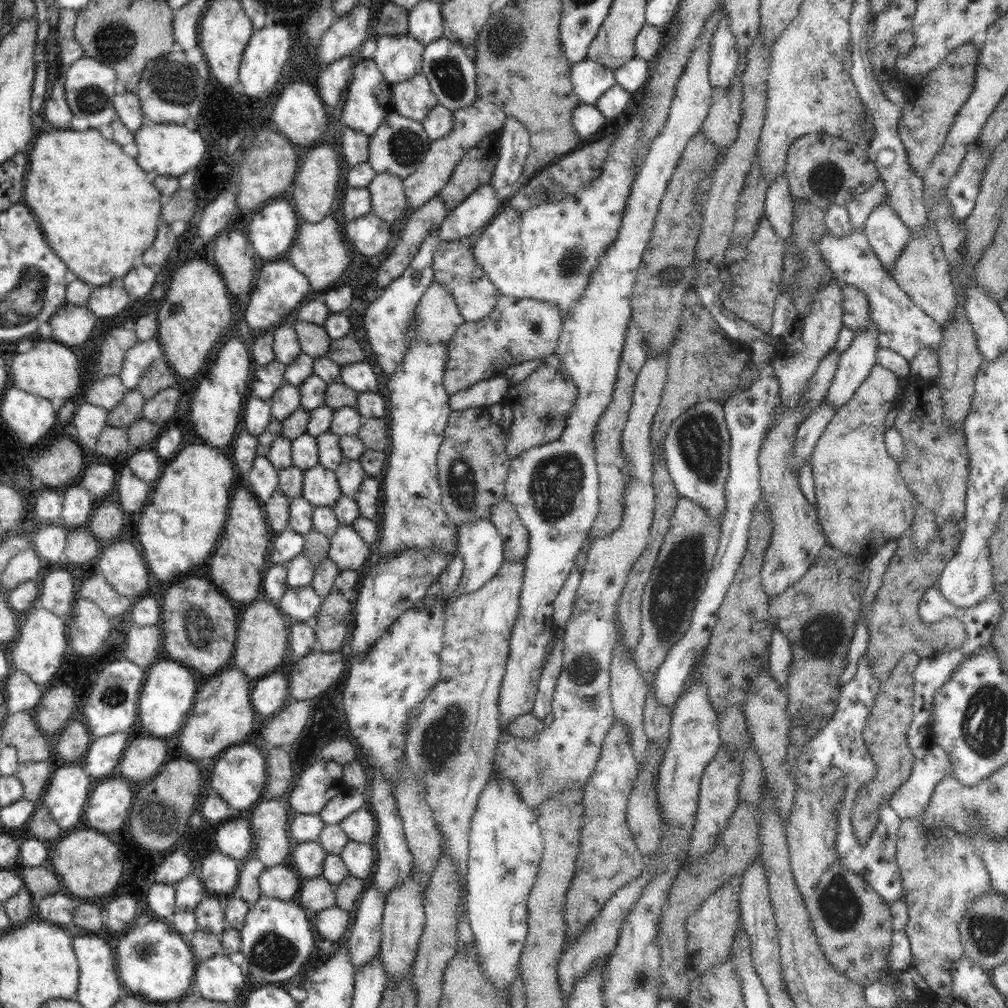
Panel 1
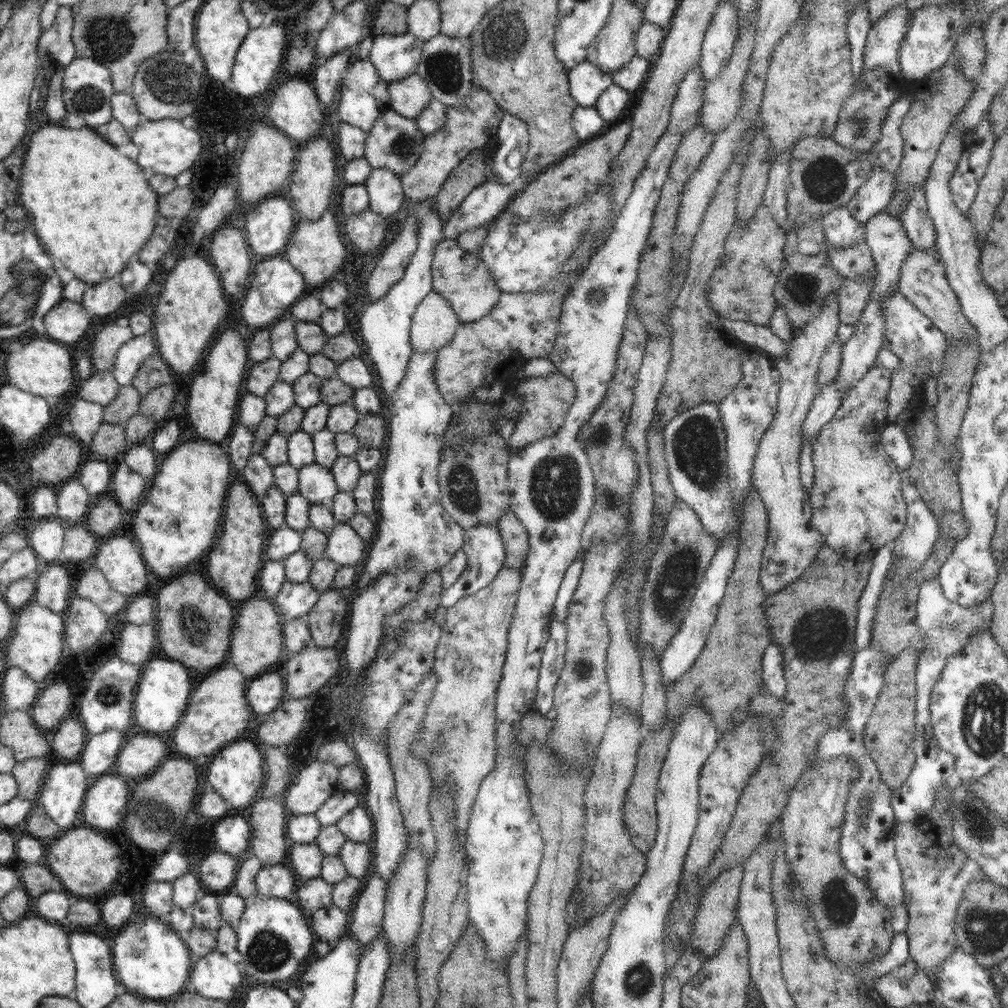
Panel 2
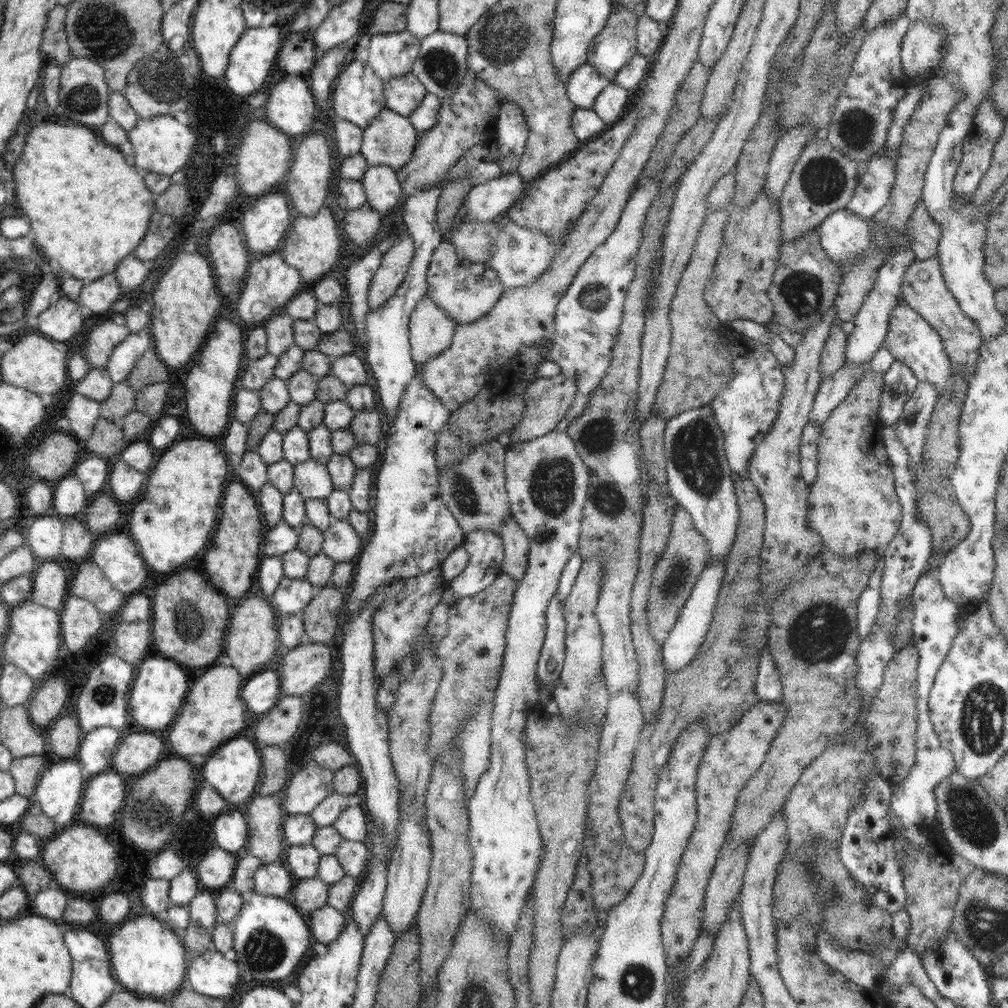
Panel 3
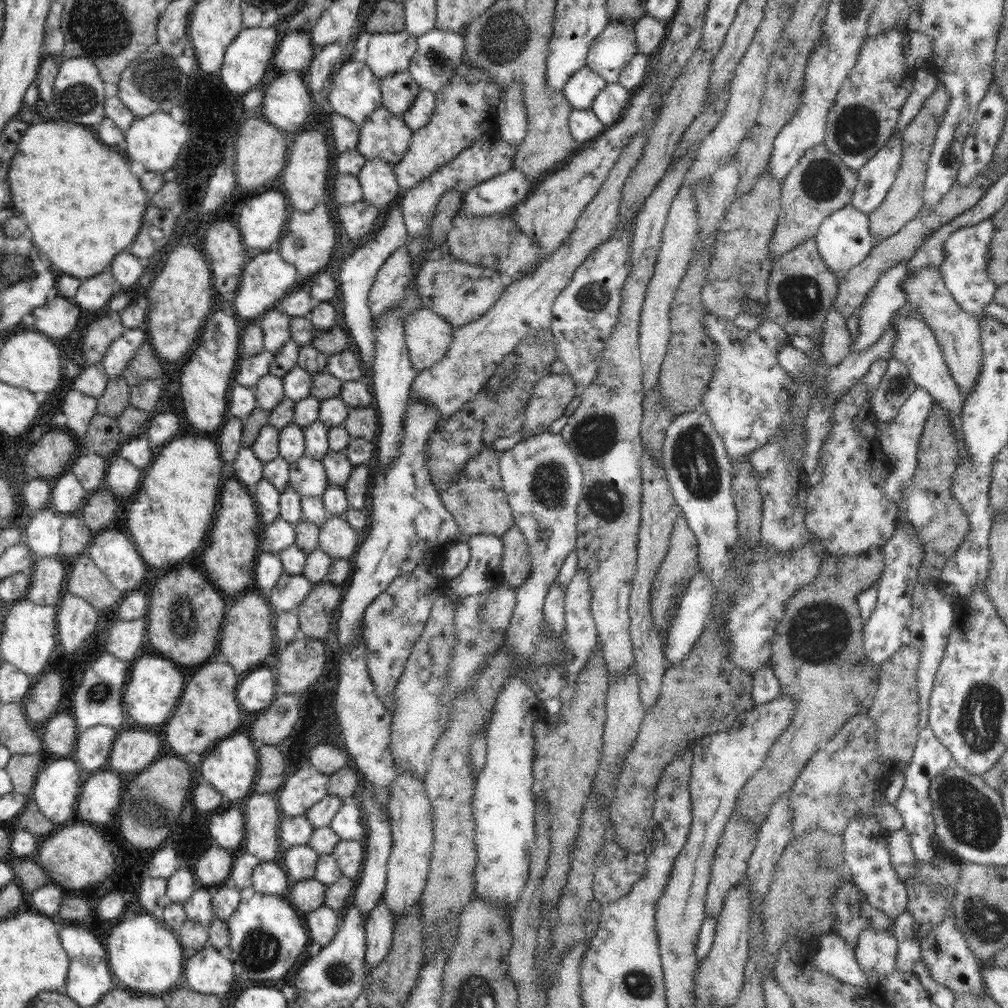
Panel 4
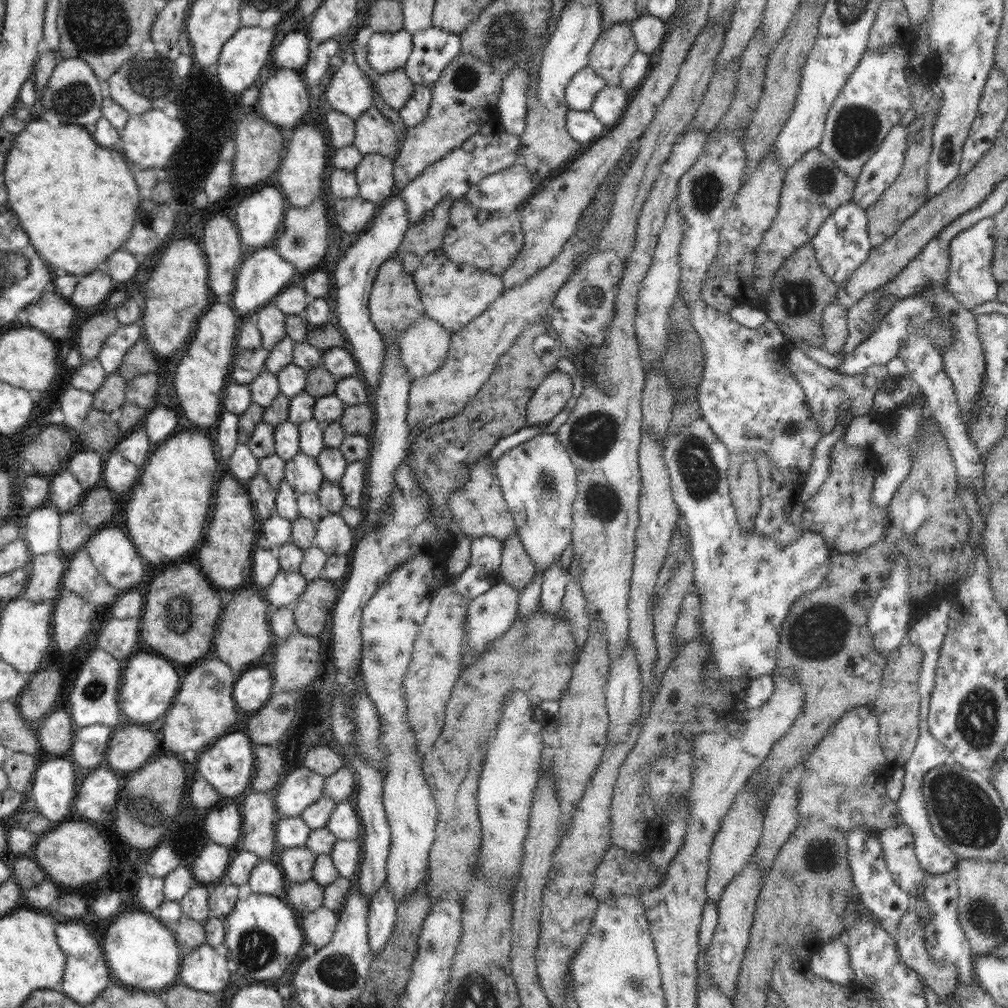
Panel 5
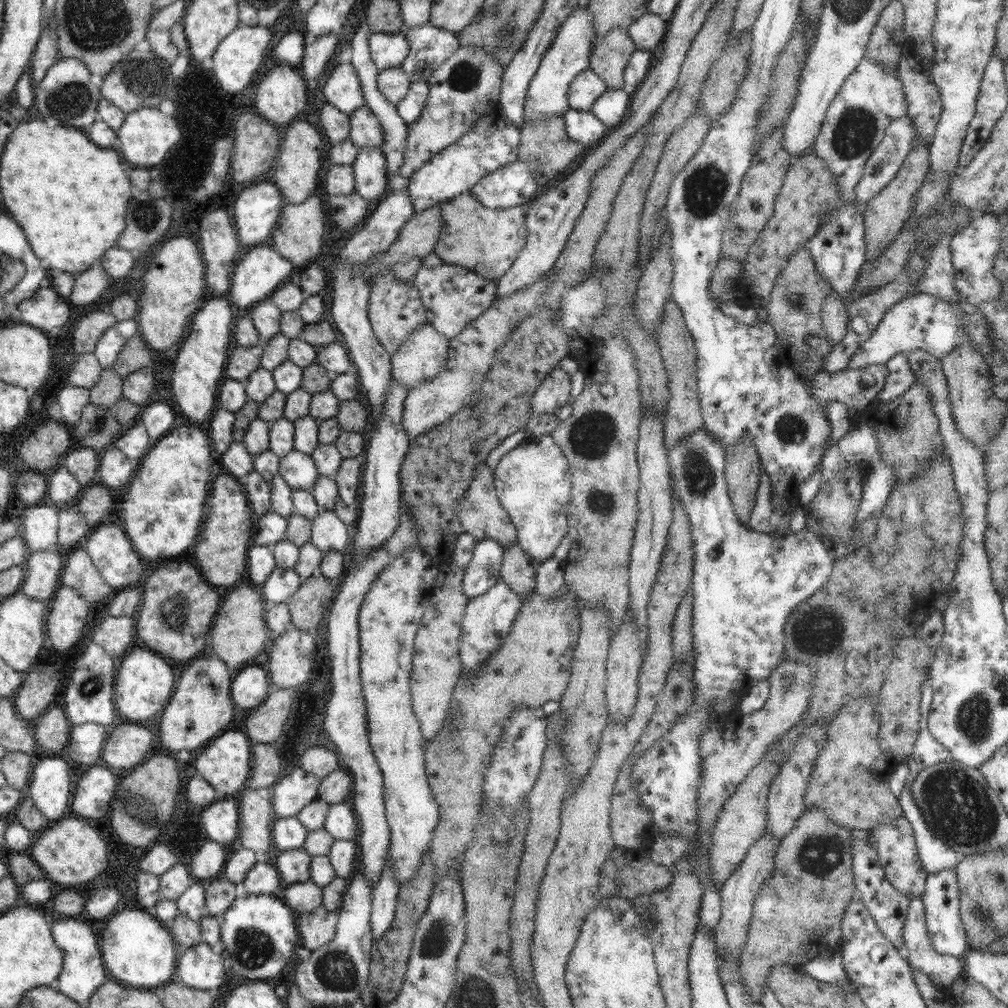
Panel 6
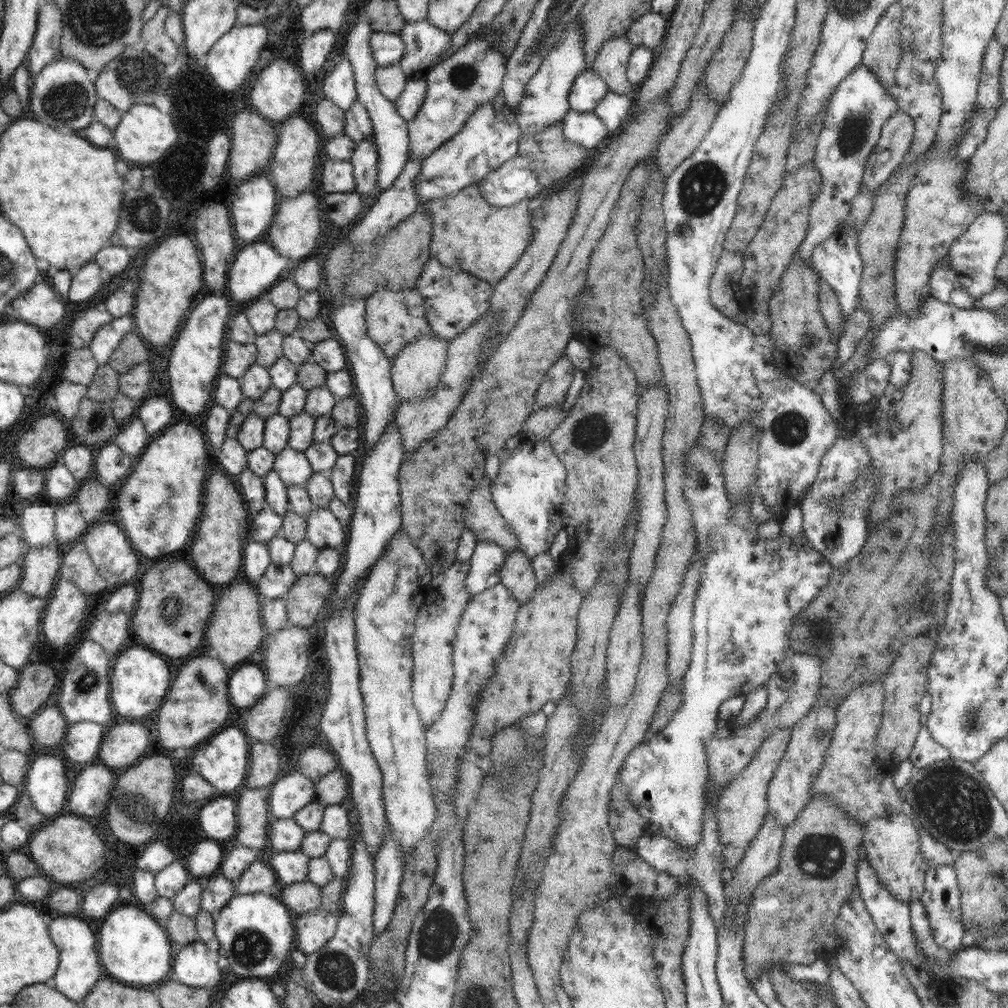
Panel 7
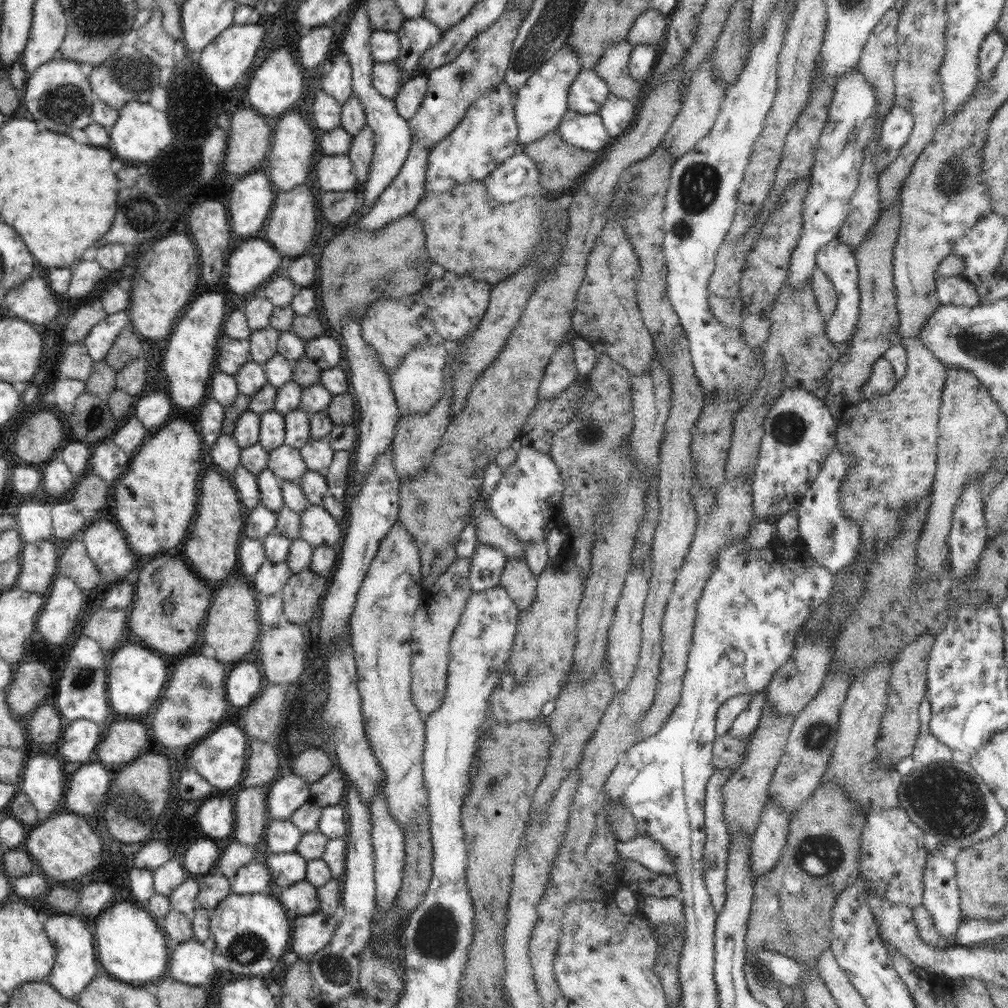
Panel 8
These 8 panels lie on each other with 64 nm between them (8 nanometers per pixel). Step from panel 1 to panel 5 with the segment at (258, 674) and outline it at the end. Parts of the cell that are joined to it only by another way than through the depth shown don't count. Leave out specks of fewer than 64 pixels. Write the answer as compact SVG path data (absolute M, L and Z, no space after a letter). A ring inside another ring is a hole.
M241 587L234 591L228 606L220 612L217 634L212 638L216 648L214 655L222 662L230 664L230 668L234 668L234 676L238 678L252 666L254 660L258 660L268 650L270 642L276 640L266 616L269 603L258 592Z

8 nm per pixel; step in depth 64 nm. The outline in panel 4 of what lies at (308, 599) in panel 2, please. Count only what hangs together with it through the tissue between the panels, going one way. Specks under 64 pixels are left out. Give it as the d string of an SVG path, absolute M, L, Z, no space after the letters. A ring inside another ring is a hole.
M284 572L266 598L278 611L292 611L306 600L306 596L312 590L314 590L314 583L311 583L304 575L292 576Z

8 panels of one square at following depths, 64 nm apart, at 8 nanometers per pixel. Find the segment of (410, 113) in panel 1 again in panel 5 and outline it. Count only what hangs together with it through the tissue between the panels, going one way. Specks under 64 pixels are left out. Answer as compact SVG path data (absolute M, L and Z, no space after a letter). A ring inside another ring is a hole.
M404 69L375 76L375 80L380 98L396 112L408 102L415 90L413 81L406 75Z

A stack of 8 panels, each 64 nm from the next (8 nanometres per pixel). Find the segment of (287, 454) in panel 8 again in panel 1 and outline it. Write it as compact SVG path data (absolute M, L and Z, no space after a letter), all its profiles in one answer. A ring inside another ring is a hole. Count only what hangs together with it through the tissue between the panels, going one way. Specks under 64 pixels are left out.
M322 465L304 470L303 498L316 507L330 507L343 496L338 477L333 470Z

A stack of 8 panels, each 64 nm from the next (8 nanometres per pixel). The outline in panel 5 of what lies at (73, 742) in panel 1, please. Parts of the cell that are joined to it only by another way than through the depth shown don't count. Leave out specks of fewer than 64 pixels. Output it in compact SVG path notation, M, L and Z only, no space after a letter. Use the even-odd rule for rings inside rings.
M58 708L33 724L40 748L52 754L64 754L72 748L75 727L68 713Z

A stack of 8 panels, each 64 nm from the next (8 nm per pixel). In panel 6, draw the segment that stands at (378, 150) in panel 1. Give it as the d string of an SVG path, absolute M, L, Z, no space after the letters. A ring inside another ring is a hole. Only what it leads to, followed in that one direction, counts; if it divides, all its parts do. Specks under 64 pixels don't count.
M362 106L350 117L350 142L360 149L378 148L384 146L384 129L380 127L380 121L376 115L370 112L370 108Z

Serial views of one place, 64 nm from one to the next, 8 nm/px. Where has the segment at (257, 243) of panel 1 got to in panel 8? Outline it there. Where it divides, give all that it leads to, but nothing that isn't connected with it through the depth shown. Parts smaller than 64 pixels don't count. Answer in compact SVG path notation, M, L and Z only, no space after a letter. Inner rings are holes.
M258 170L238 178L229 201L230 224L235 239L255 238L265 226L277 189Z

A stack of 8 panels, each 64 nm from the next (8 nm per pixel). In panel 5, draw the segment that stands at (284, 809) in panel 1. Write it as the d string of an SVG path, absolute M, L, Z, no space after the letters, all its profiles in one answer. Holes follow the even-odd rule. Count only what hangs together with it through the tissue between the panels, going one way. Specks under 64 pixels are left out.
M248 794L237 808L242 815L242 846L263 860L274 854L276 823L282 818L276 812L273 796Z

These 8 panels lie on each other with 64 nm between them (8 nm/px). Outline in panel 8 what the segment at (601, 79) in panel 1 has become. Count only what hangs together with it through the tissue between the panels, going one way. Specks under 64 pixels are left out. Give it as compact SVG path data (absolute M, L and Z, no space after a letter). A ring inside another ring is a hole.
M583 70L569 87L567 105L582 114L597 114L610 95L608 86L593 70Z

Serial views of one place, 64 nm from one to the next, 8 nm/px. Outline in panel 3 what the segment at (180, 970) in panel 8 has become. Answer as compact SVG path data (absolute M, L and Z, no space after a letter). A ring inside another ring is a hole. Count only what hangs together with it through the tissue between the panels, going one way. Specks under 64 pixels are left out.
M215 949L202 952L190 962L188 982L195 992L211 998L228 998L240 982L239 966Z

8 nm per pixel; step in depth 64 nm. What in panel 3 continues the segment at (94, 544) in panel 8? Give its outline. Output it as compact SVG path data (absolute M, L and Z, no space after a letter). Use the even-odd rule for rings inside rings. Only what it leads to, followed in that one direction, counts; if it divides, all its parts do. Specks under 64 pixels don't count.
M108 532L106 536L97 536L89 558L116 590L127 595L140 592L148 566L129 534L118 536L116 532Z

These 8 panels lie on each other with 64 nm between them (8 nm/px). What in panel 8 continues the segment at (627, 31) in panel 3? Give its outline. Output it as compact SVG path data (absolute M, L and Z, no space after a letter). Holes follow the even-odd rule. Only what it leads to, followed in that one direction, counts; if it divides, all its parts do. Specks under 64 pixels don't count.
M627 41L612 44L598 59L593 72L617 97L639 104L645 96L644 85L635 82L629 74L629 57L634 45Z

